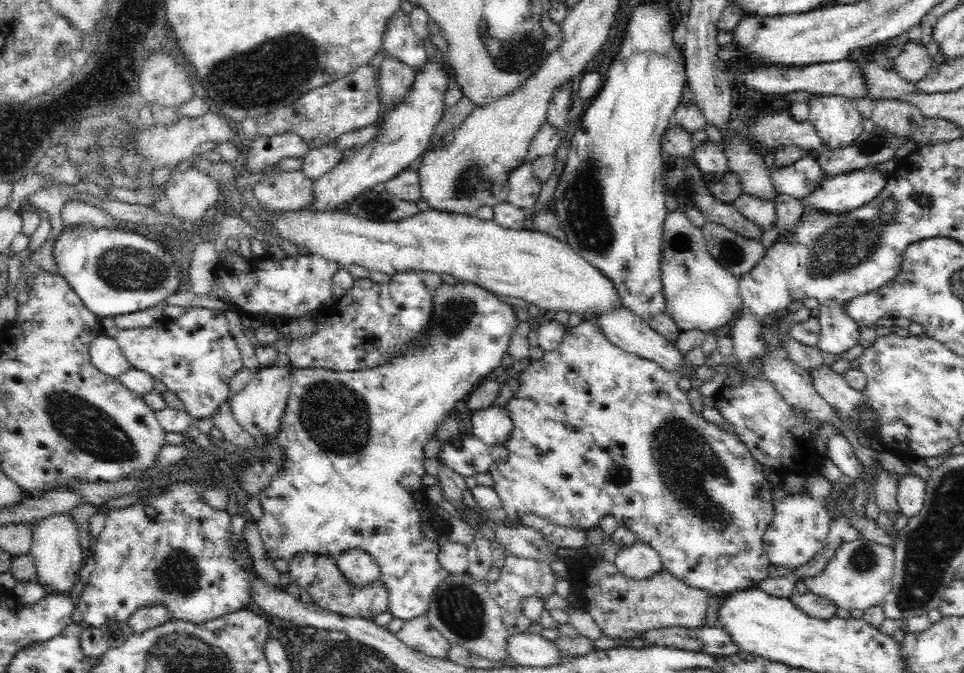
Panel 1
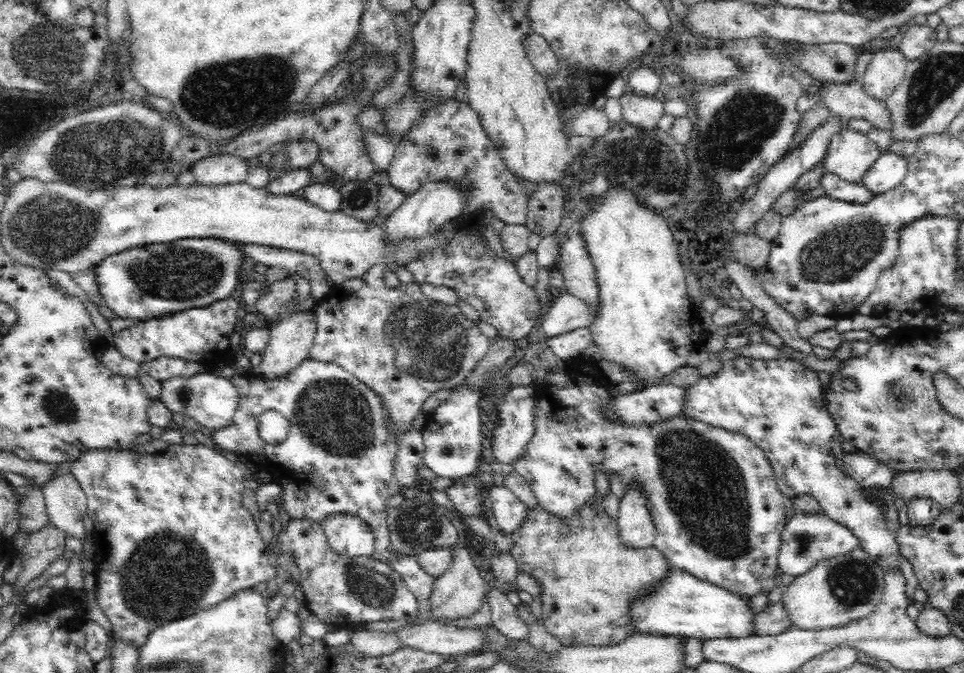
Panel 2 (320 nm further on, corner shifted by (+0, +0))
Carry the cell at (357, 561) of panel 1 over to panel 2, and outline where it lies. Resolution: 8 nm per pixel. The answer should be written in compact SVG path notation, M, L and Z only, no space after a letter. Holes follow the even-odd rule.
M334 515L320 525L334 552L350 558L370 557L374 552L375 536L357 516Z

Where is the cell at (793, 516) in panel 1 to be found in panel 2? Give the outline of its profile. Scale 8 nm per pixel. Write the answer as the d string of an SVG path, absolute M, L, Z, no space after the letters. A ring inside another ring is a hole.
M794 511L794 516L787 520L781 534L781 547L777 563L783 574L800 576L816 566L822 559L850 552L858 543L856 535L843 524L820 513Z

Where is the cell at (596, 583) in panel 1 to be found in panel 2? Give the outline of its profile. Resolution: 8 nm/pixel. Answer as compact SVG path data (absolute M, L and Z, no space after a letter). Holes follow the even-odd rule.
M592 503L582 508L580 515L568 519L548 514L537 504L527 509L523 523L513 530L512 539L514 547L509 553L517 562L519 572L530 574L540 584L542 623L561 645L613 645L636 634L632 604L647 600L672 570L664 553L653 546L638 550L622 546L616 520L604 510L600 512L592 507Z

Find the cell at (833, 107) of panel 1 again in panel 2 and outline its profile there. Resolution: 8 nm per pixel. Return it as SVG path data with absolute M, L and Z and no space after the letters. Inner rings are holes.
M840 120L820 161L826 170L859 184L861 176L880 155L879 148L866 135L854 132L846 120Z

